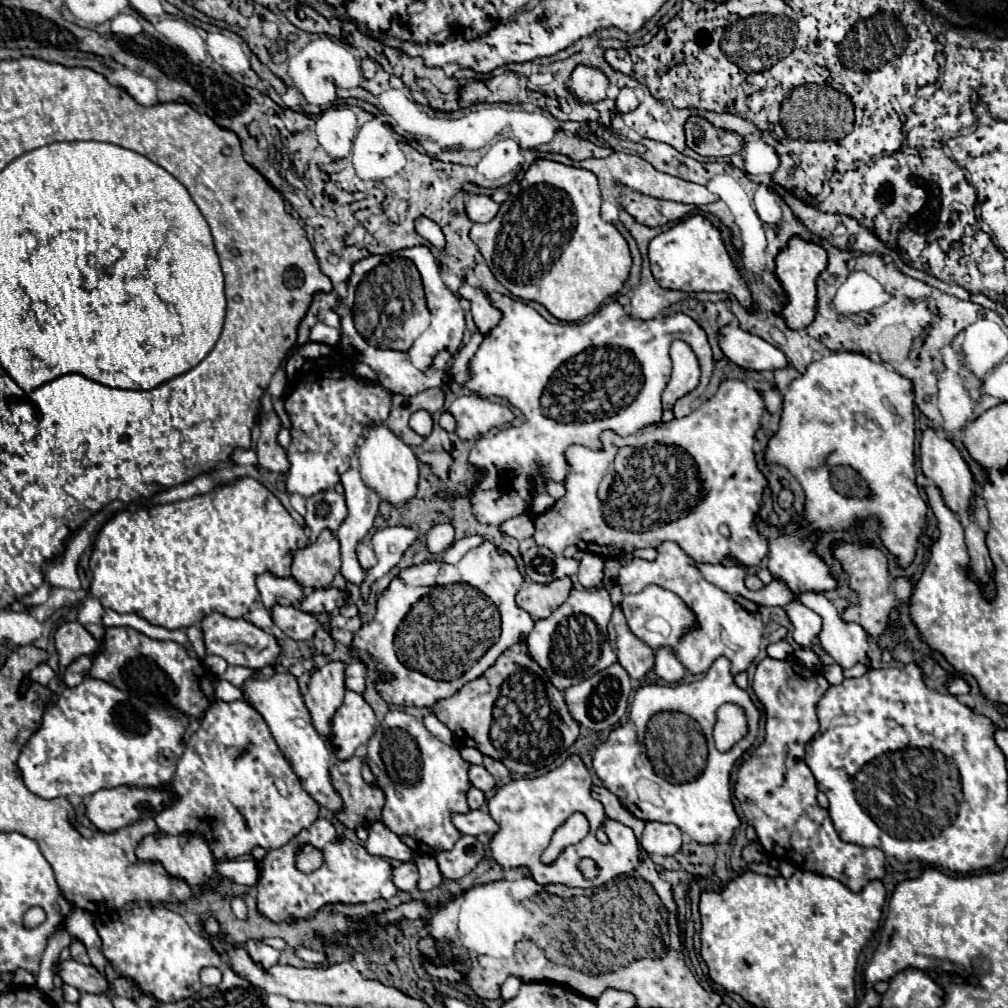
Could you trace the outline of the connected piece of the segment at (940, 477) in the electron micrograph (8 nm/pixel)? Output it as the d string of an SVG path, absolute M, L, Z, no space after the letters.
M925 429L923 435L921 435L921 443L919 443L919 459L921 459L921 471L923 471L923 475L927 479L931 479L939 487L939 491L941 491L943 501L947 503L947 507L953 513L967 511L969 509L969 501L973 497L973 493L971 493L973 475L969 471L969 465L961 457L959 449L949 439L945 439L937 429Z

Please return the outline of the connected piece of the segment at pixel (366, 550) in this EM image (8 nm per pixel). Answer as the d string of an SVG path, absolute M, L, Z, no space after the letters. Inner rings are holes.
M365 543L357 545L357 559L359 559L359 563L361 563L363 569L369 569L369 567L373 567L377 563L373 549L369 545L365 545Z

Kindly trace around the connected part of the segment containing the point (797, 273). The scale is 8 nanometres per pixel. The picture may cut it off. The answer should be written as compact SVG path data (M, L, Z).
M799 235L791 237L775 257L775 277L781 283L781 289L785 293L783 309L779 311L779 317L785 321L789 329L793 329L793 323L809 323L815 319L817 313L817 279L827 269L827 253L821 245L807 241Z

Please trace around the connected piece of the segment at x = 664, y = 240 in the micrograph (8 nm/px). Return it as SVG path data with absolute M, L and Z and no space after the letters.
M691 215L671 229L659 233L649 243L649 261L653 277L659 285L665 289L677 289L687 293L699 293L699 291L725 291L737 297L737 301L745 309L753 309L753 297L751 291L741 277L737 265L729 257L725 243L721 239L721 231L711 225L709 219L703 215Z

